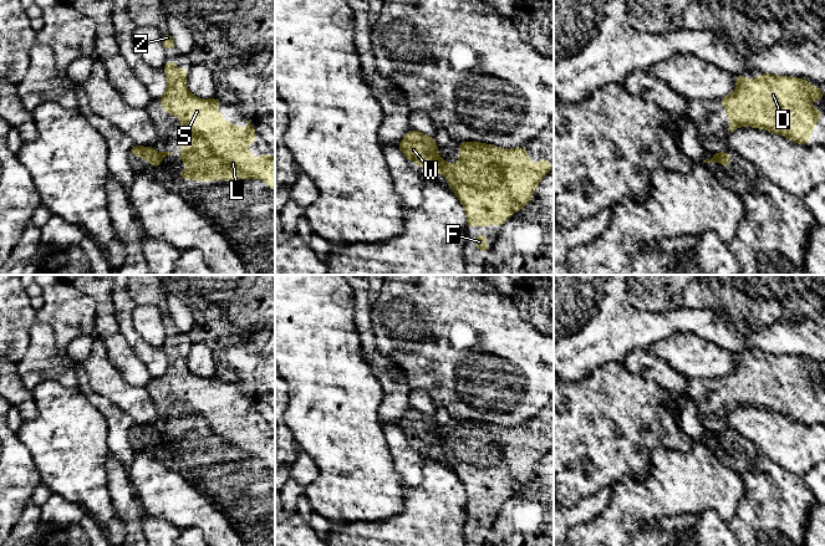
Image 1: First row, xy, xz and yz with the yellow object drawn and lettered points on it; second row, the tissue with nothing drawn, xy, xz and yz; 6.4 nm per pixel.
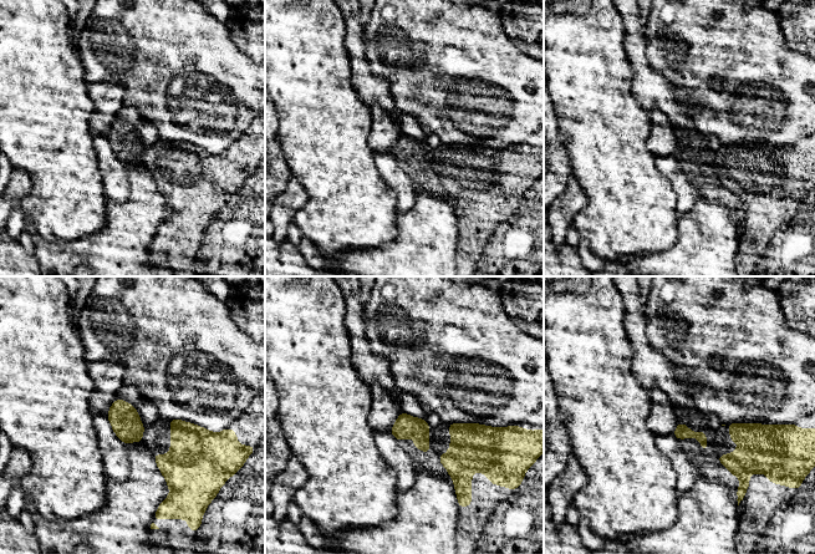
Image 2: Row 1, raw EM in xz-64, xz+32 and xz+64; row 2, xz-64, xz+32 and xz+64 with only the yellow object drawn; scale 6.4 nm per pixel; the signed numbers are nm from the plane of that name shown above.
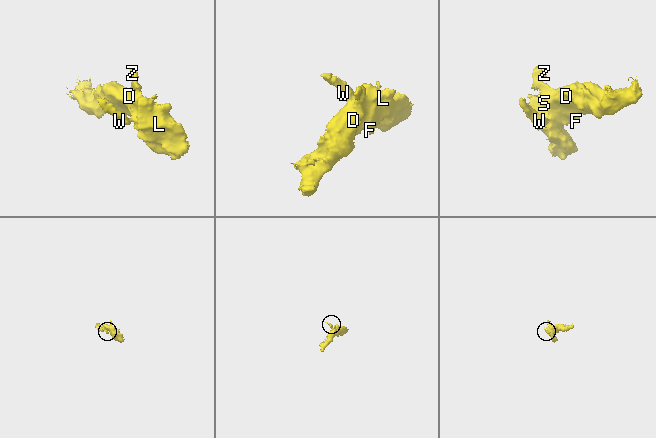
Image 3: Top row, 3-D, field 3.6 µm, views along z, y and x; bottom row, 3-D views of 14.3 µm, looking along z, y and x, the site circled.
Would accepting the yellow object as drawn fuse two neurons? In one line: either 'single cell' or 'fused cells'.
fused cells

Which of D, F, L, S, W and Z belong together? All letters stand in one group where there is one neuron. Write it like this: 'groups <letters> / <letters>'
groups D F L S Z / W

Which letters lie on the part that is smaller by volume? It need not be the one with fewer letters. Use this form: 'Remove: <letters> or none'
Remove: W

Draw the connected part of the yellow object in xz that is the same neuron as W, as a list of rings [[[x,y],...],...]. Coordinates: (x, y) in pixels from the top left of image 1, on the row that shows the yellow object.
[[[409,129],[398,144],[407,160],[414,160],[417,167],[429,167],[434,174],[439,173],[437,162],[438,146],[433,137]]]

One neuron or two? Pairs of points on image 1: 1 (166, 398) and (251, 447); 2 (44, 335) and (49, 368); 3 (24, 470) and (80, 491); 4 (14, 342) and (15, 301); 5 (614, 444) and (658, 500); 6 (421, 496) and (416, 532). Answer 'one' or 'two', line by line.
1: one
2: one
3: two
4: one
5: two
6: one

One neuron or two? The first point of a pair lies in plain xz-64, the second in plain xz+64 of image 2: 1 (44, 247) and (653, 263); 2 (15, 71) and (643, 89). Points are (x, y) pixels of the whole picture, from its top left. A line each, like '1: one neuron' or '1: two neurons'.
1: one neuron
2: two neurons

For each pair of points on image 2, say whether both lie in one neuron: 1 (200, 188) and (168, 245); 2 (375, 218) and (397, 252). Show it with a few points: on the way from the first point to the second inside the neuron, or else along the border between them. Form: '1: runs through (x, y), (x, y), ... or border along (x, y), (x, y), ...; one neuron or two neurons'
1: runs through (194, 202), (182, 232); one neuron
2: border along (398, 213), (392, 240), (362, 248); two neurons

